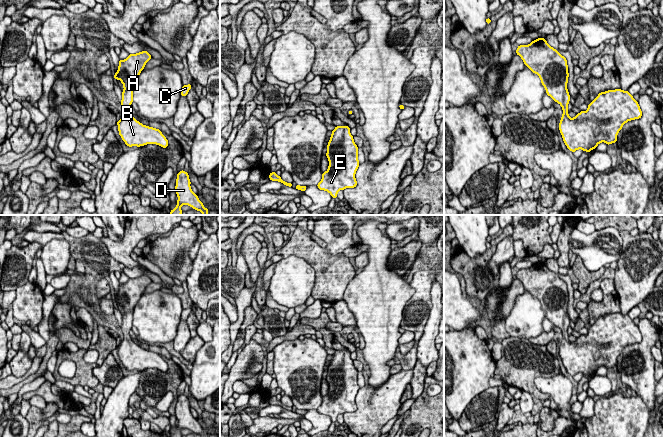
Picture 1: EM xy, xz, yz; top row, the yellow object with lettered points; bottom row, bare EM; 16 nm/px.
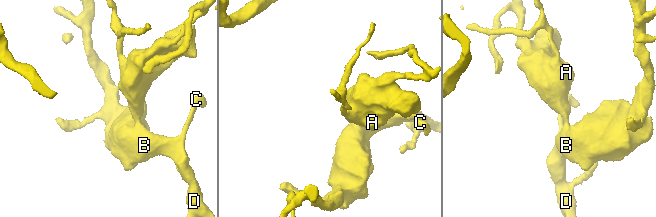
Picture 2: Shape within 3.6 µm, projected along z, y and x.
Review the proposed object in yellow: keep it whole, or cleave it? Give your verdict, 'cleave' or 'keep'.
keep

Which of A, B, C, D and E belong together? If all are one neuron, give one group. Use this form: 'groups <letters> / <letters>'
groups A B C D E

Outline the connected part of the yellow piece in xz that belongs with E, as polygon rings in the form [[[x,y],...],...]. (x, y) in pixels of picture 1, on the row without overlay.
[[[335,351],[327,369],[326,380],[329,385],[328,394],[322,397],[322,404],[317,408],[317,411],[320,414],[329,416],[331,421],[335,423],[339,414],[357,410],[355,397],[360,387],[358,385],[358,371],[353,364],[353,360],[350,358],[350,351]]]

